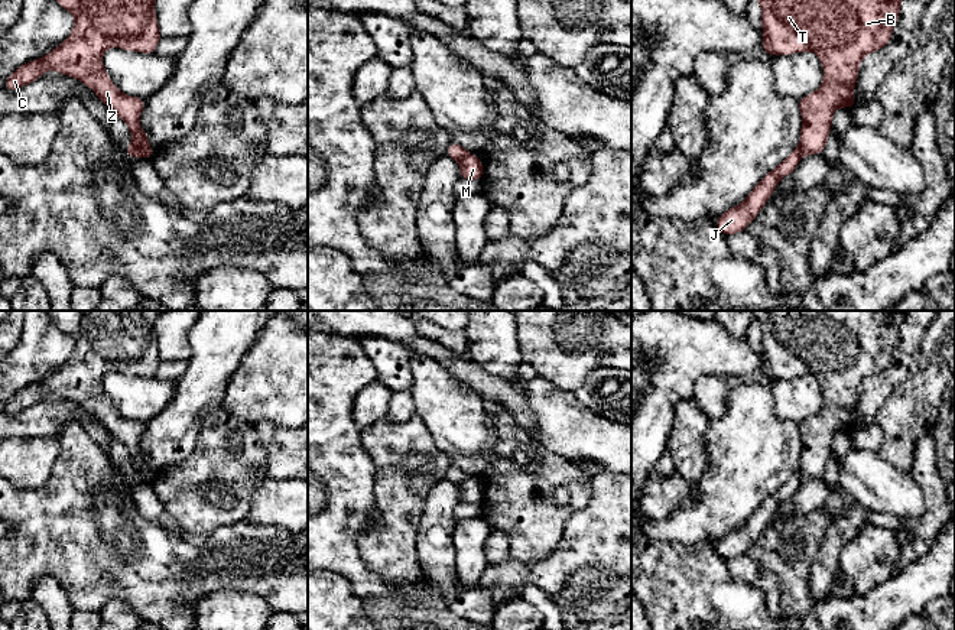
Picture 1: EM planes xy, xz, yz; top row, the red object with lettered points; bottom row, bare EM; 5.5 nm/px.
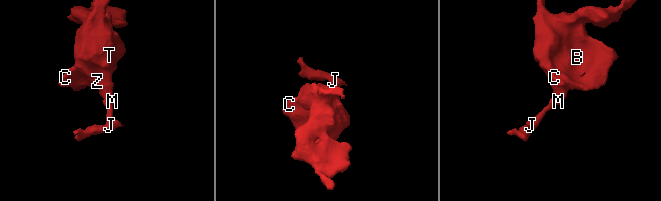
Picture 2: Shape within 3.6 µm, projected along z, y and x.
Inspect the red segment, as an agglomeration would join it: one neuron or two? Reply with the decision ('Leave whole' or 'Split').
Split

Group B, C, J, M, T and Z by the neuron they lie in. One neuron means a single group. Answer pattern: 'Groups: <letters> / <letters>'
Groups: B C M T Z / J

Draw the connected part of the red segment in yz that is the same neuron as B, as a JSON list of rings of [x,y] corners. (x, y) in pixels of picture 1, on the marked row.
[[[759,0],[761,7],[763,42],[761,49],[772,55],[793,55],[798,52],[815,52],[824,68],[821,87],[798,100],[802,116],[799,149],[802,156],[821,155],[831,134],[834,110],[837,107],[854,108],[854,87],[858,79],[860,62],[871,52],[889,45],[893,27],[899,20],[902,0]]]

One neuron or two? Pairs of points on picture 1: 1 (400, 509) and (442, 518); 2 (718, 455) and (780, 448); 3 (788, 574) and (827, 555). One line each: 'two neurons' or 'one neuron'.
1: two neurons
2: one neuron
3: two neurons

